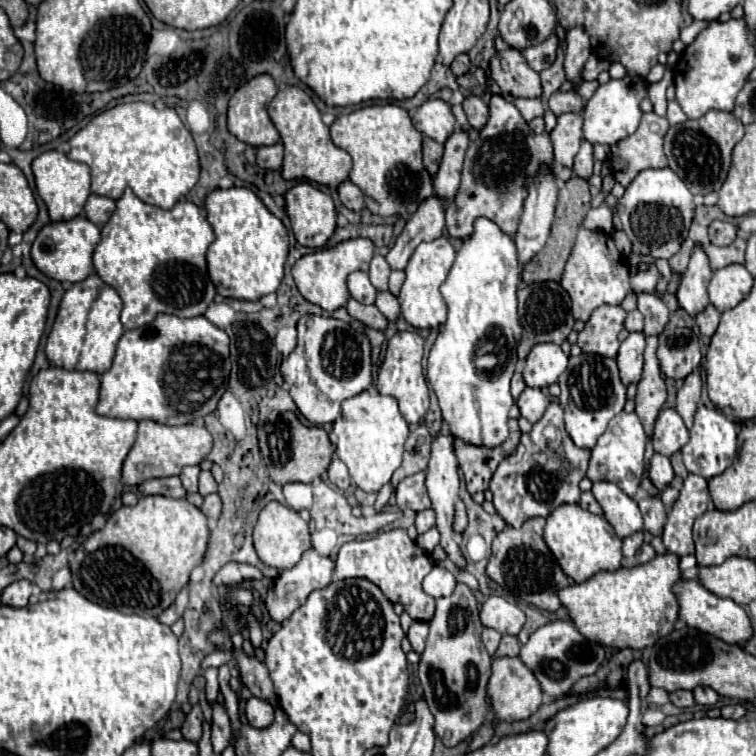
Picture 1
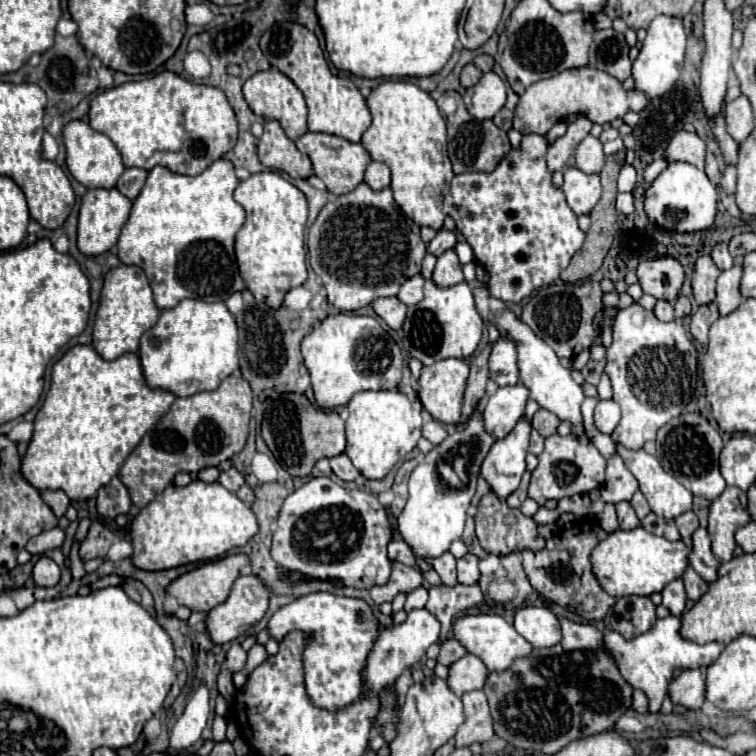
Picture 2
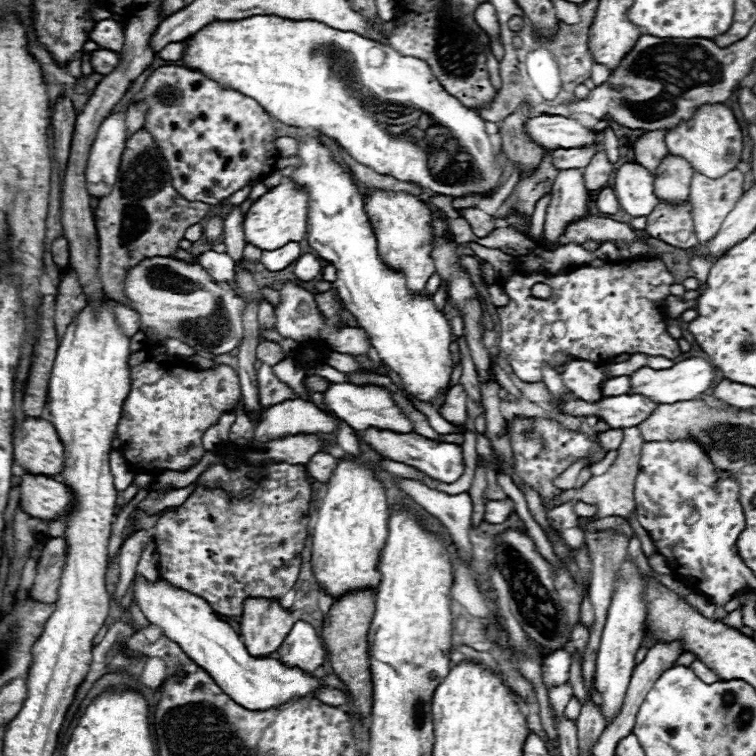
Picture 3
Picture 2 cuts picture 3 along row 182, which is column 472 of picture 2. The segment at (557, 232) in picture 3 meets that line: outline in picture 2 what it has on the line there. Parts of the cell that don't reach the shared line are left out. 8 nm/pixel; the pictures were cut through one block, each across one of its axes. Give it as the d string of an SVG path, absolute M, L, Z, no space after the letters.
M466 554L458 560L458 582L460 584L476 584L480 578L478 558L474 554Z

